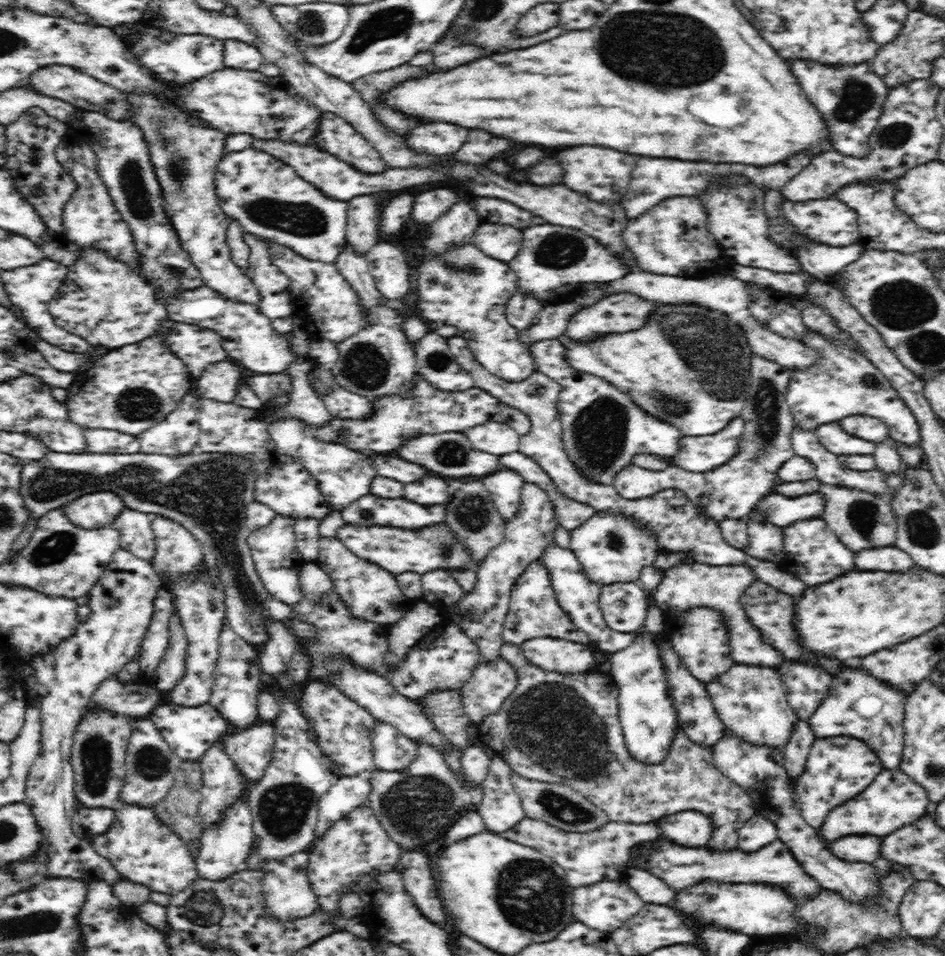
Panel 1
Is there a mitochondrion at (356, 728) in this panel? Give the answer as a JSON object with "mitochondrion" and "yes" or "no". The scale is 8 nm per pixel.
{"mitochondrion":"no"}

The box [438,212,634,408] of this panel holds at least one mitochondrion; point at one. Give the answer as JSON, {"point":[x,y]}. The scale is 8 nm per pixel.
{"point":[560,250]}

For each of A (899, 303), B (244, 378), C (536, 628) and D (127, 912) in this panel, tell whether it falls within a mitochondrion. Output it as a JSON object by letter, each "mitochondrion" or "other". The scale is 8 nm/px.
{"A":"mitochondrion","B":"other","C":"mitochondrion","D":"other"}

